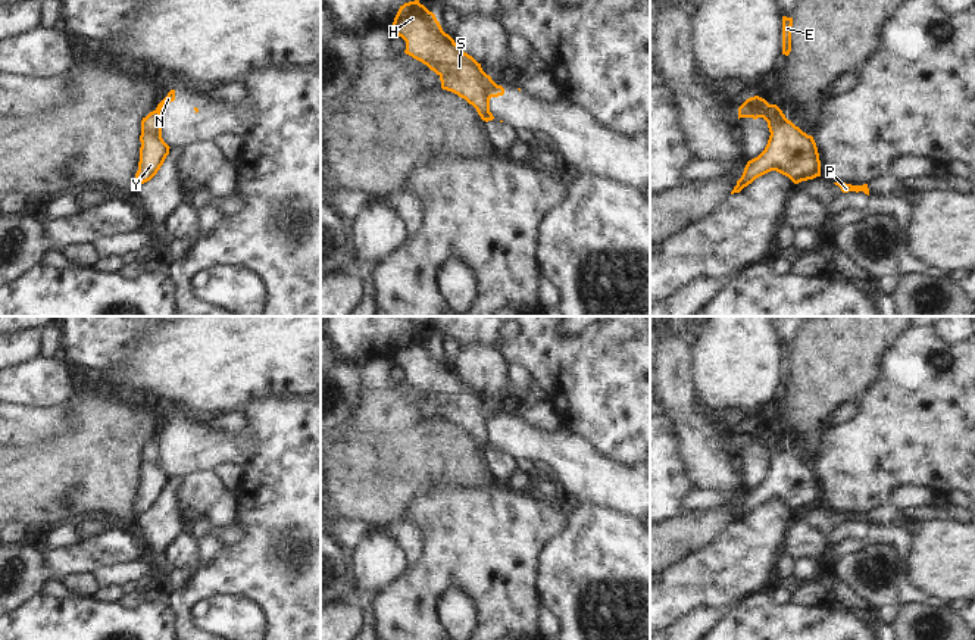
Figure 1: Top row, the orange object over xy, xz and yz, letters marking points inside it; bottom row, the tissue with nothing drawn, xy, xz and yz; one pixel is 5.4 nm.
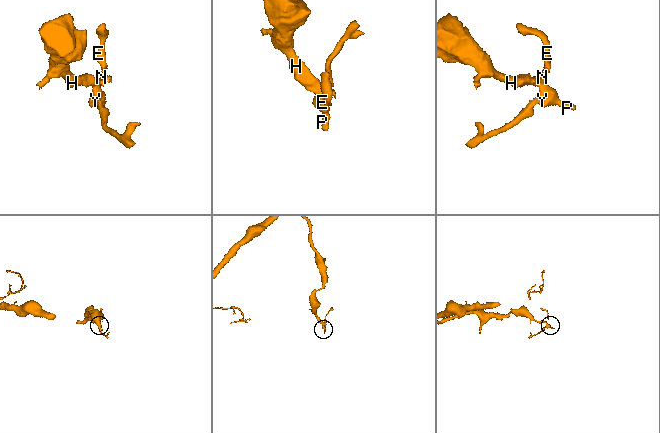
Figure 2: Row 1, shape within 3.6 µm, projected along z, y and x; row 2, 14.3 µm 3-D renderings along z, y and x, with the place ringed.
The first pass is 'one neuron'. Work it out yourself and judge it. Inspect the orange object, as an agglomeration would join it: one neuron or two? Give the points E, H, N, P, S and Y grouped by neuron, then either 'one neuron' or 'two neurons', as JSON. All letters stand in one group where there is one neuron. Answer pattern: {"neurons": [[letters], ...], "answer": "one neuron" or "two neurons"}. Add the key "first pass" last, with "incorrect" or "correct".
{"neurons": [["E", "N"], ["H", "P", "S", "Y"]], "answer": "two neurons", "first pass": "incorrect"}

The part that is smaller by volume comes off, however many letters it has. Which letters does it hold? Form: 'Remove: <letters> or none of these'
Remove: E, N

